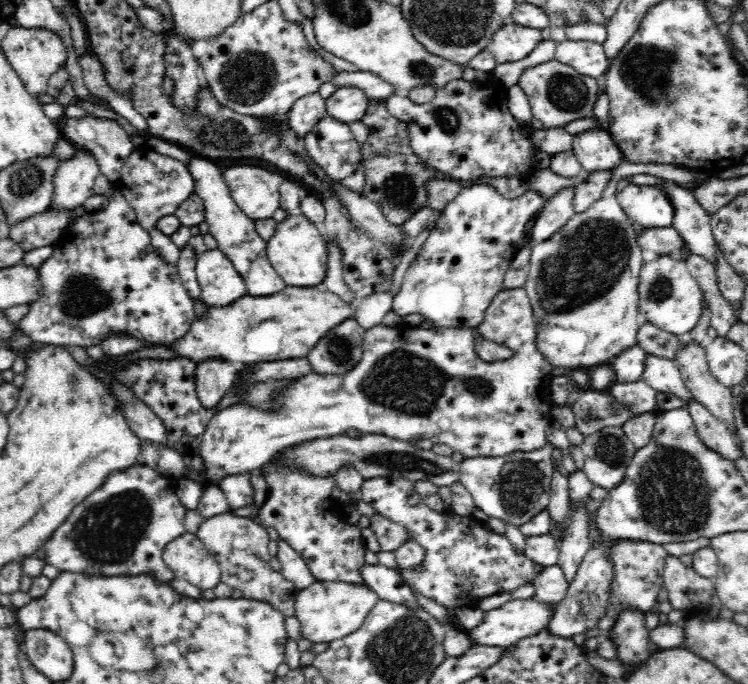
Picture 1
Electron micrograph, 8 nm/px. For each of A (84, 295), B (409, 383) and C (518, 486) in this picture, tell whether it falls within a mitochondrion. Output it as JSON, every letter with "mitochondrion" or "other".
{"A":"mitochondrion","B":"mitochondrion","C":"mitochondrion"}

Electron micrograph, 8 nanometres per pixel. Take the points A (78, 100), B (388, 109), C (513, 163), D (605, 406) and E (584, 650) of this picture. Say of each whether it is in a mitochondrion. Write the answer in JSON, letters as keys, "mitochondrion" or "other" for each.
{"A":"other","B":"other","C":"other","D":"mitochondrion","E":"other"}

